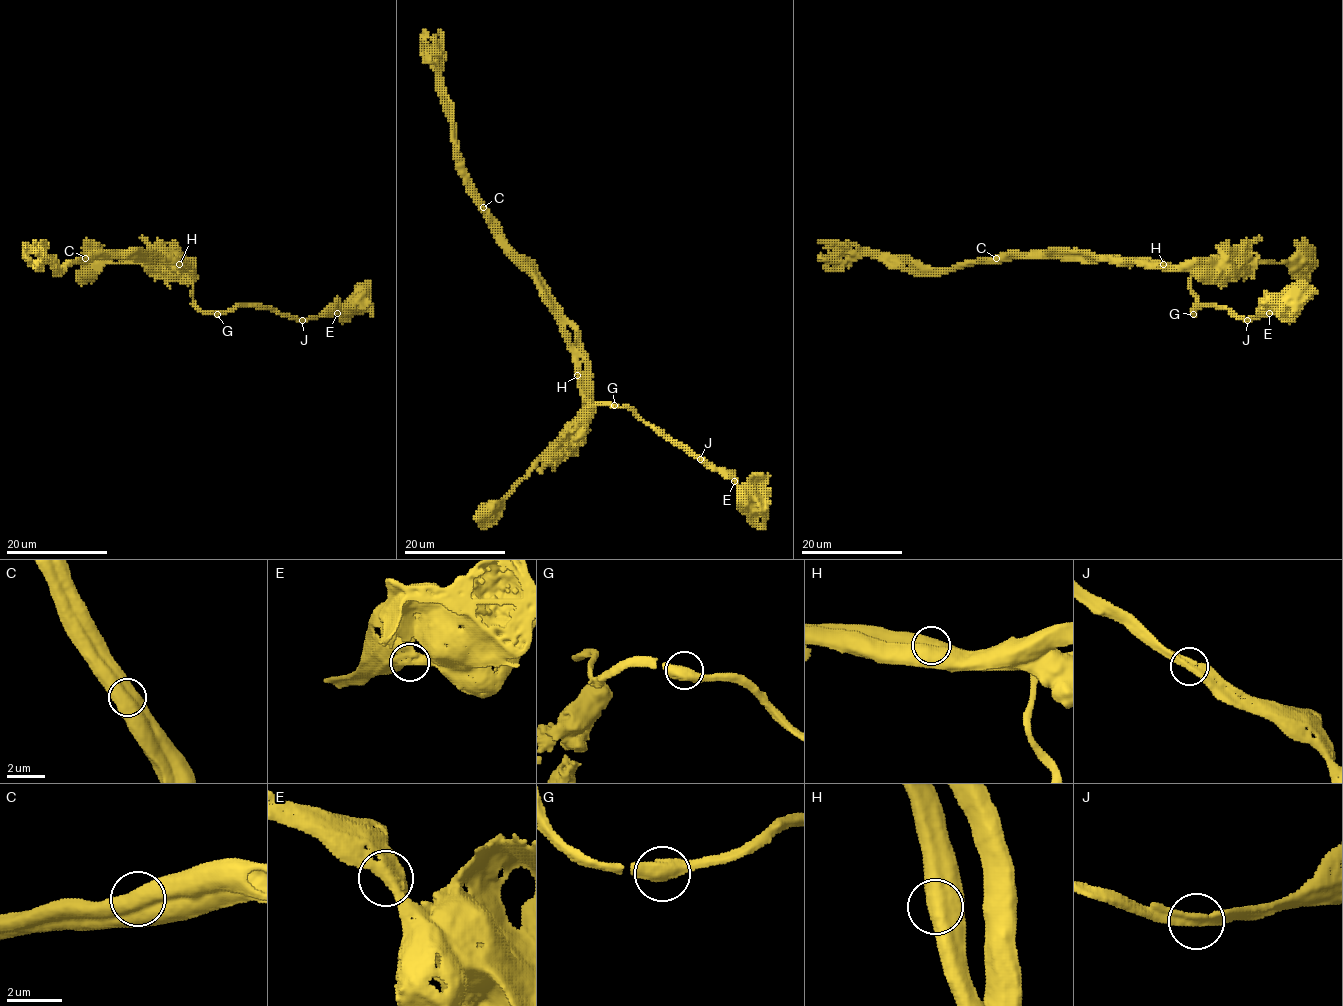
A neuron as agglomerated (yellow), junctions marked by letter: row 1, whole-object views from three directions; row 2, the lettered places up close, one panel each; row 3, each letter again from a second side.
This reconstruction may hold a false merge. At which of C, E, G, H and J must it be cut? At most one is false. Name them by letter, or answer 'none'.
C

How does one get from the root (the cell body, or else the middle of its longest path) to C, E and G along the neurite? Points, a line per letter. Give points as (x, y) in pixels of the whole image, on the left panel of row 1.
C: (362, 297), (340, 312), (310, 318), (248, 305), (205, 313), (178, 262), (86, 257)
E: (362, 297), (354, 297), (337, 313)
G: (362, 297), (354, 297), (340, 312), (310, 318), (290, 318), (268, 308), (248, 305), (236, 305), (216, 314)

